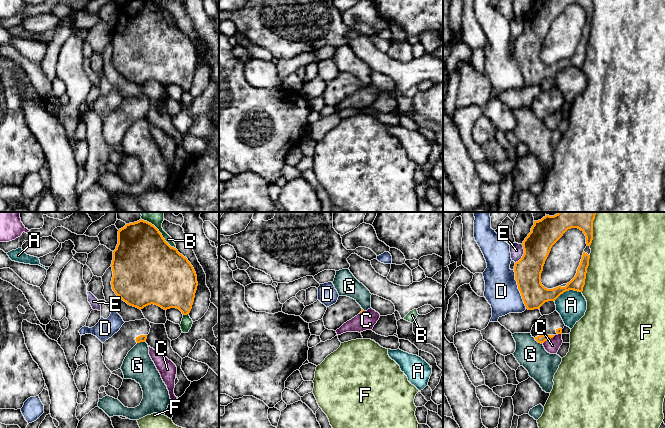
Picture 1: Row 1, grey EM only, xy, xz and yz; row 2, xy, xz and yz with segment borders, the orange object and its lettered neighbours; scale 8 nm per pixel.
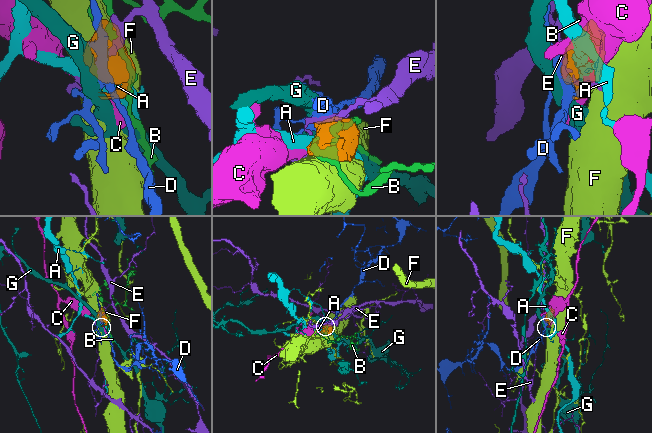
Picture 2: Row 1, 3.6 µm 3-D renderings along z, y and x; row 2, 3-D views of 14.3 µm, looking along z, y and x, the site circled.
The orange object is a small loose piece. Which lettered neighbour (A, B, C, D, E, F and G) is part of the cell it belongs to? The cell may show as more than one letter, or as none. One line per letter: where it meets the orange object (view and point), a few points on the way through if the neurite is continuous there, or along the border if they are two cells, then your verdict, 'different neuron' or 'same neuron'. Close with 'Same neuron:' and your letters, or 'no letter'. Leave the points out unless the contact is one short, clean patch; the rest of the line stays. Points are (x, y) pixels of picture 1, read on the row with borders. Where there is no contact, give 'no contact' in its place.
A: contact yz (567, 290); different neuron
B: contact xy (159, 232); different neuron
C: contact yz (548, 339); border yz (555, 335), (541, 343); different neuron
D: contact yz (518, 288); border yz (513, 270), (517, 288), (526, 308); different neuron
E: contact yz (523, 254); different neuron
F: contact yz (586, 272); different neuron
G: contact yz (538, 342); border yz (534, 338), (541, 344); different neuron
Same neuron: no letter

